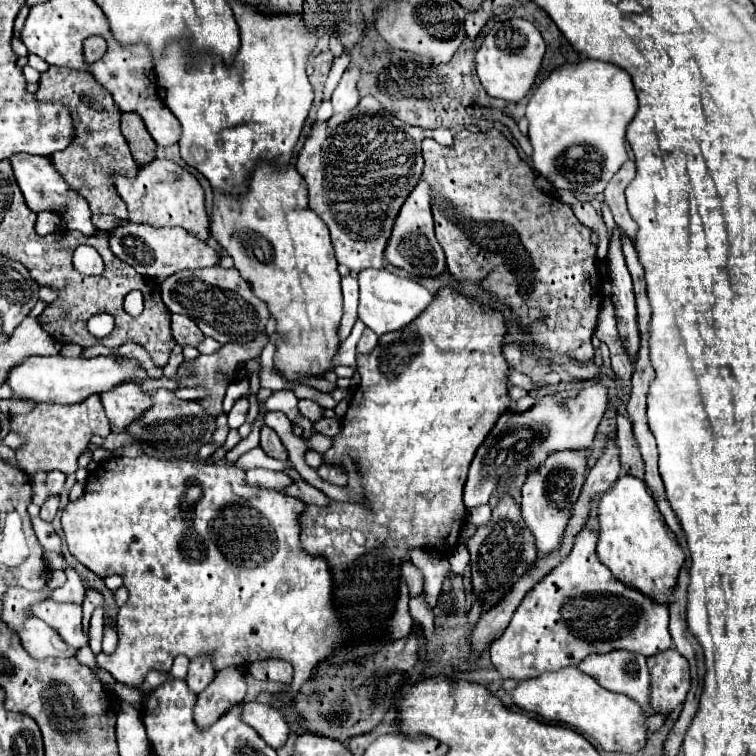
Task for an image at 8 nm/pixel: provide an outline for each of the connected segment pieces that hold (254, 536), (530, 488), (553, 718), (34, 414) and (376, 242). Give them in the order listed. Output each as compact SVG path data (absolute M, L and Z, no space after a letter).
M147 455L135 458L119 457L112 460L112 462L105 462L107 467L105 467L105 463L103 467L101 467L101 463L97 463L98 468L93 473L89 473L89 477L87 477L83 497L75 503L69 503L61 515L61 525L65 531L65 541L69 545L69 553L79 563L89 567L91 571L107 571L107 575L111 575L111 573L121 575L125 581L125 587L129 591L127 603L121 605L119 613L117 613L119 647L108 657L98 659L101 655L97 655L97 664L109 671L119 683L141 685L141 681L145 679L145 673L149 669L169 673L171 663L177 655L187 655L187 657L211 655L217 671L227 667L227 665L243 667L243 665L249 665L253 661L263 661L263 659L289 661L293 665L293 671L295 671L291 683L283 683L281 691L275 693L267 705L252 702L249 707L244 708L243 706L243 721L249 721L249 725L267 741L267 745L271 745L273 749L279 749L289 737L289 725L285 721L285 707L289 703L293 703L301 685L309 679L311 669L315 667L315 661L319 661L319 657L327 657L327 653L331 653L331 641L335 641L335 637L339 637L339 633L343 633L343 627L339 625L339 617L335 617L335 611L331 609L331 575L329 575L327 561L321 557L309 557L299 545L297 517L305 507L303 501L287 497L279 491L247 487L243 481L245 471L237 469L235 465L213 465L213 463L199 463L199 461L195 461L195 463L191 463L191 461L167 461L167 459L147 457Z
M587 451L583 453L555 453L551 455L539 469L533 469L527 475L523 485L523 501L521 513L523 521L535 537L537 557L547 557L559 551L565 529L573 515L573 505L579 499L583 481L585 481L585 465L587 465Z
M563 667L559 671L519 681L519 685L511 691L511 701L517 709L537 713L545 721L565 725L581 735L587 735L605 751L635 753L647 739L647 713L643 713L629 697L603 689L597 681L593 681L593 677L581 673L577 667Z
M91 395L81 403L73 405L35 405L25 415L11 415L11 433L25 437L25 445L15 449L15 457L23 471L61 471L71 475L77 471L77 459L89 449L91 437L109 435L109 421L99 395Z
M363 97L351 113L333 115L329 121L313 125L311 135L307 137L297 157L297 171L307 183L309 209L315 211L331 231L335 257L341 265L357 273L361 273L367 267L375 269L385 267L385 247L391 237L399 209L407 199L407 195L411 193L411 189L415 189L415 185L421 181L423 171L421 141L427 137L435 139L441 145L453 143L453 135L449 129L411 127L393 117L391 113L387 113L373 97Z

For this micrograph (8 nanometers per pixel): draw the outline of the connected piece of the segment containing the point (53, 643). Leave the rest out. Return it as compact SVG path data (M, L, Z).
M31 617L19 631L21 645L27 649L27 653L35 659L45 657L73 657L75 649L65 645L65 641L51 629L45 621Z

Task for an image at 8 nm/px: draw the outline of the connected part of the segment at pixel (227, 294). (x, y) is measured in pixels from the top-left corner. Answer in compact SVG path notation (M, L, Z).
M213 265L203 269L177 271L163 279L161 295L171 313L191 317L203 331L203 335L213 337L219 343L251 341L255 333L265 331L265 323L269 319L267 303L253 293L251 285L247 285L247 281L235 267L223 269L219 265Z

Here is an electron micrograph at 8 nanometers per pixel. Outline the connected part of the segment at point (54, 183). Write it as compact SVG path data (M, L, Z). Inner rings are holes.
M15 153L7 159L13 167L13 175L17 179L17 185L25 197L25 203L31 211L39 213L39 211L55 211L61 213L63 225L69 225L69 229L81 231L85 237L91 237L97 233L97 229L91 225L91 211L89 205L81 201L81 197L71 191L67 187L67 183L63 181L63 177L55 171L55 167L51 165L51 161L47 157L37 157L37 155L23 155L23 153Z

